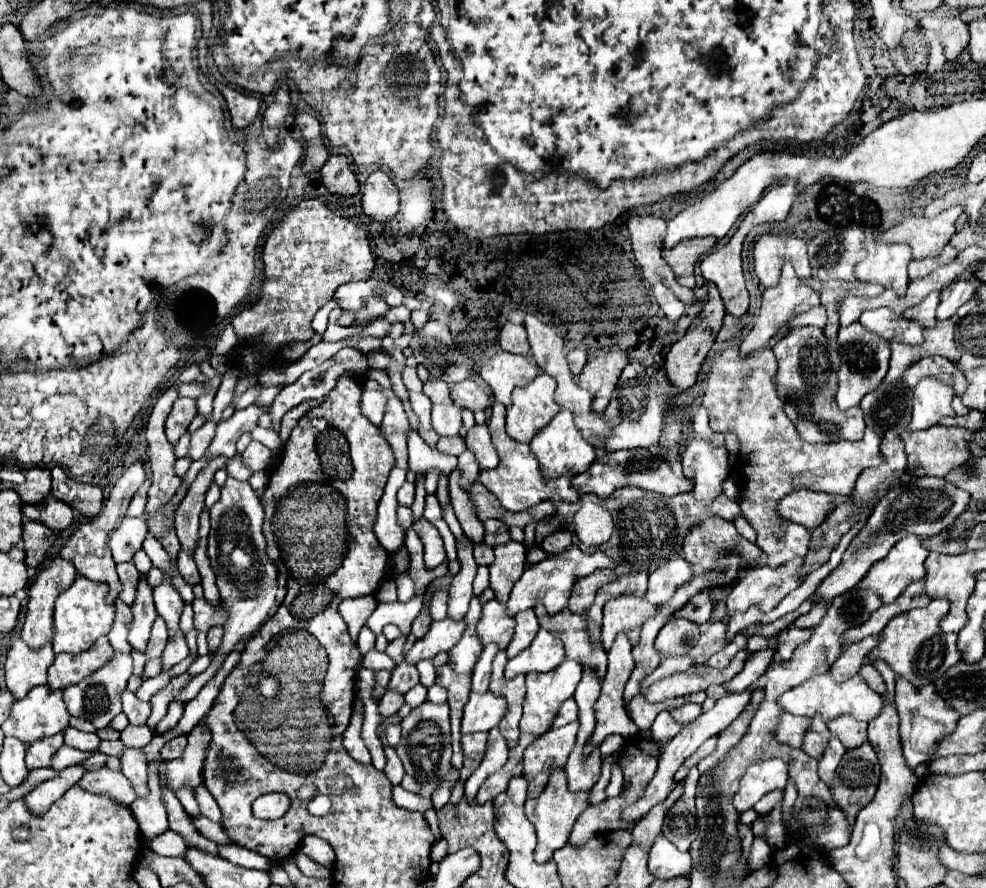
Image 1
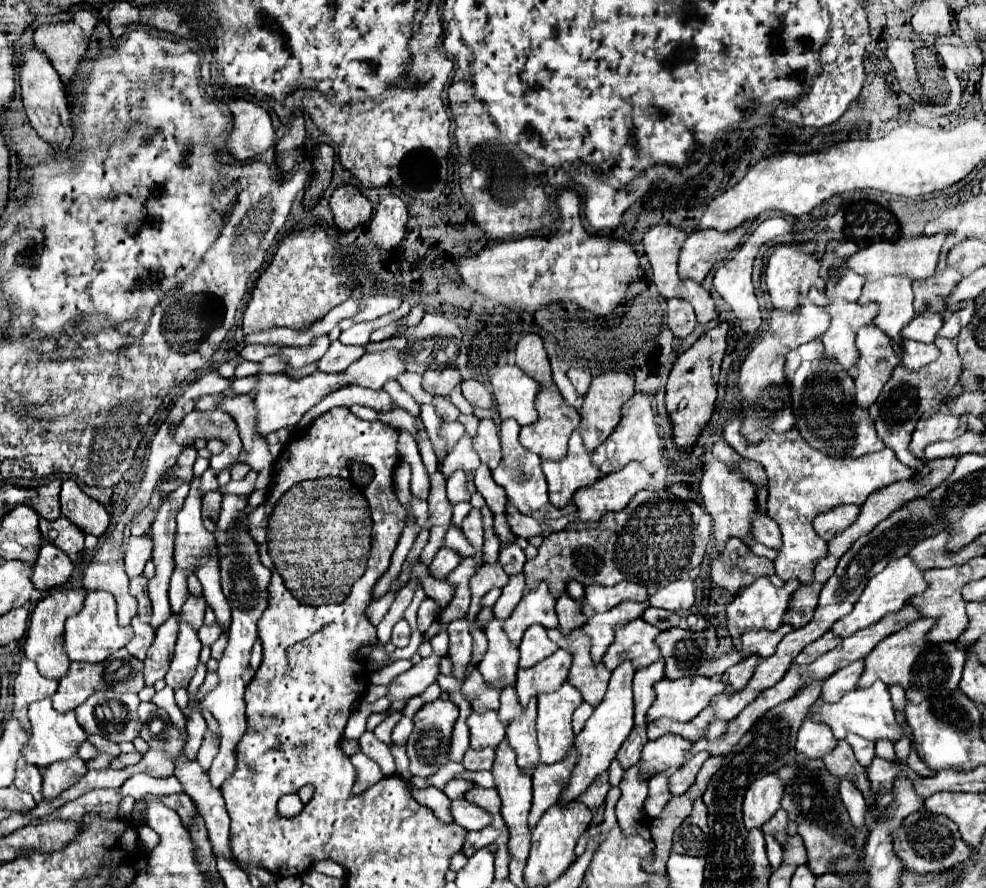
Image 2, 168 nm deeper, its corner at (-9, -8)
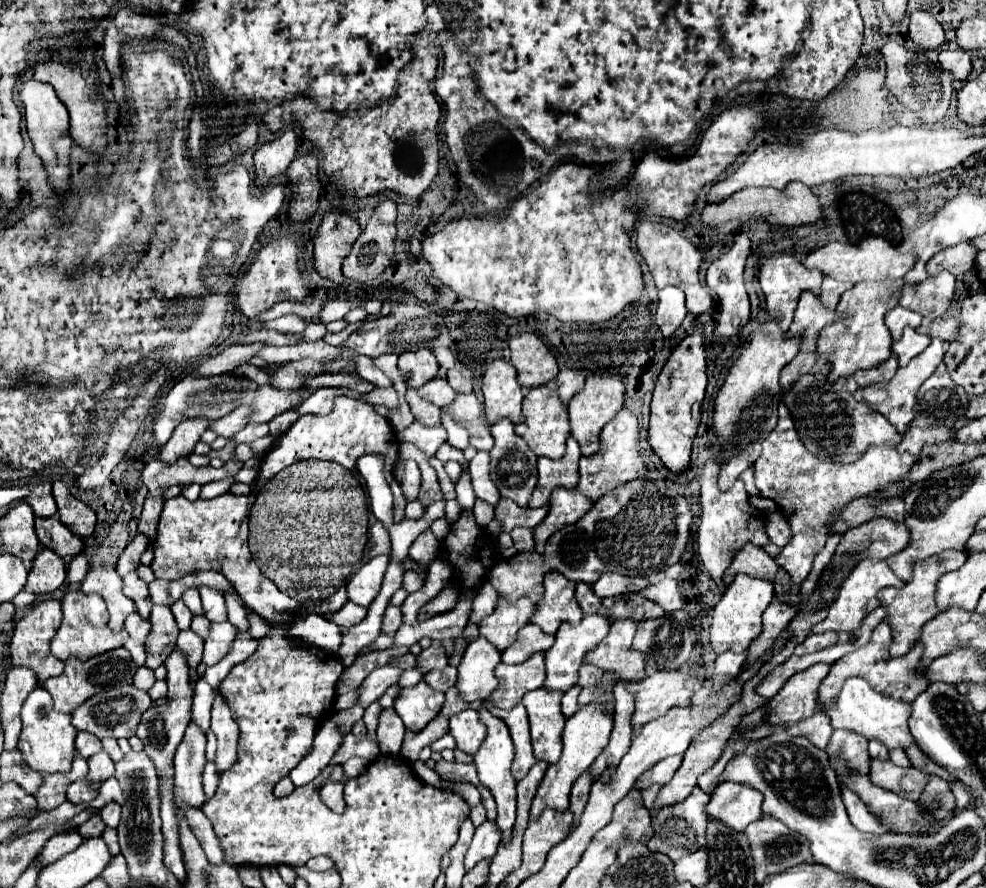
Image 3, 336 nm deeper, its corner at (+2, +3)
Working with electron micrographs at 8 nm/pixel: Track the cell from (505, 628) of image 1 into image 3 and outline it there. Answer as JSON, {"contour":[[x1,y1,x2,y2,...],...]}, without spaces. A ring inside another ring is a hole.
{"contour":[[478,636,474,642,468,644,464,658,458,666,458,690,462,692,462,698,466,702,474,702,474,700,486,700,496,688,498,688,498,678,494,676,494,668,500,662,500,650,496,646,492,646,484,636]]}

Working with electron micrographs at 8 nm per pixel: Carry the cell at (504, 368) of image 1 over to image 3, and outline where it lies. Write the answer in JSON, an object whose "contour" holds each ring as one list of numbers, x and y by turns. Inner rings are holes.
{"contour":[[494,360,482,376,486,420,492,424,498,418,522,422,522,388,516,380,516,368,506,360]]}

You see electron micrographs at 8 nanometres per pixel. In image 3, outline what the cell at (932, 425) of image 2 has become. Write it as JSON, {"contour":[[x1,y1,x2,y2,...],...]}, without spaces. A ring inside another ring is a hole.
{"contour":[[910,426,904,432,904,440,898,444,898,452,910,452,910,454,918,456,924,444,936,444,936,442,944,442,944,440,952,440,948,428]]}

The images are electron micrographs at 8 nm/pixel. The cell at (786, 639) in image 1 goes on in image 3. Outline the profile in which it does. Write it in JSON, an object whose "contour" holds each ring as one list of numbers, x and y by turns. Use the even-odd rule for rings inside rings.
{"contour":[[826,632,826,634,810,634,802,644,796,646,794,654,796,656,804,656,804,654,810,654,810,652,816,652,818,648,828,648,830,644,834,644,836,640,836,632]]}

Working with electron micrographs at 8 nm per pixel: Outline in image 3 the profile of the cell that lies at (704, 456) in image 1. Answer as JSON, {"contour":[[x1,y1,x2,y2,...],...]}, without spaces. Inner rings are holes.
{"contour":[[708,460,702,466,700,476,698,476,700,504,702,504,700,526,698,526,698,552,700,552,704,568,710,572,714,582,724,590,722,574,728,568,734,552,738,552,738,548,742,548,746,542,764,546,764,544,768,544,768,540,766,540,766,532,762,528,764,518,758,518,760,516,758,510,754,516,754,508,748,504,748,492,744,490,744,482,736,480,732,488,720,490,718,472,720,472,720,464,714,460]]}

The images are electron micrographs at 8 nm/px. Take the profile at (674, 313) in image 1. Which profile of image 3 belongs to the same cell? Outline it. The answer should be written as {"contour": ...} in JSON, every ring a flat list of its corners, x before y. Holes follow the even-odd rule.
{"contour":[[666,286,658,292,658,298,660,302,658,302,658,312,656,312,656,324,660,332,666,338,670,338,686,316,684,292,678,290,676,286]]}

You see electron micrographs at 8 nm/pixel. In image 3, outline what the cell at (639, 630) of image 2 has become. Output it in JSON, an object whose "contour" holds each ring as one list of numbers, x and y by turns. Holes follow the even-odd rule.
{"contour":[[624,618,616,620,608,636,586,654,586,662,598,666,600,670,614,672,618,680,642,680,644,674,644,656,642,652,632,650,632,638,636,634,636,620]]}

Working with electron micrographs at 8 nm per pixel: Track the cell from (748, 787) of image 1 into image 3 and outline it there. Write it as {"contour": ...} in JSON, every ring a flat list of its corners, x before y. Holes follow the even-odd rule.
{"contour":[[722,782,718,792,714,792,706,814,722,820,726,826,742,832,750,822,762,816,762,792,736,782]]}

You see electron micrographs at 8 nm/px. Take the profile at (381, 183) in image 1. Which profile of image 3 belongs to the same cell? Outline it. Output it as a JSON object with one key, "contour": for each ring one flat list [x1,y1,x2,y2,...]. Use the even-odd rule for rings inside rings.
{"contour":[[386,198,374,208,374,214,368,220,366,228,362,230,358,240,352,244,350,254,342,262,342,274,356,282,374,280,378,274,384,272,384,268,390,264,394,256,394,238,396,238,396,204,390,198]]}

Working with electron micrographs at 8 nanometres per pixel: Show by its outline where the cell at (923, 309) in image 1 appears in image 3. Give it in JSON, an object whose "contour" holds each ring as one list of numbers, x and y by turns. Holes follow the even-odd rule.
{"contour":[[896,306,892,312,886,314,886,326,888,326,894,340,898,340,898,336,902,336,902,330,906,326,918,328,920,324,922,324,922,314,912,312,908,308,902,308,902,306]]}

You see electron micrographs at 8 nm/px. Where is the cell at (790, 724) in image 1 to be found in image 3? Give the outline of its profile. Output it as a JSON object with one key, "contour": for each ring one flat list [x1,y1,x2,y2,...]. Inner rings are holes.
{"contour":[[814,712,810,718,804,718,802,722,796,722,786,728,792,736,806,736,816,748,826,748,832,736,830,718,822,712]]}

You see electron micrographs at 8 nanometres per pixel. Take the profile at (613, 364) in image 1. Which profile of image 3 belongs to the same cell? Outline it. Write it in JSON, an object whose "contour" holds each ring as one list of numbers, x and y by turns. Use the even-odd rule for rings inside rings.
{"contour":[[594,374,586,378,586,386,570,400,568,414,570,414,570,432,578,440,580,450,584,456,590,456,598,450,598,434,608,424,610,418,616,416,616,412,624,404,624,384,616,376,604,376]]}

